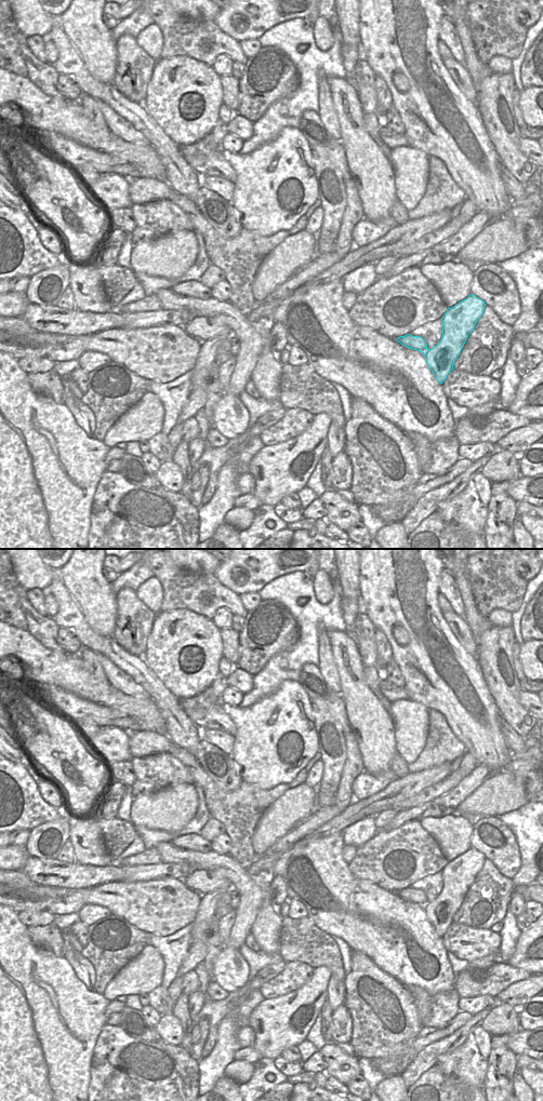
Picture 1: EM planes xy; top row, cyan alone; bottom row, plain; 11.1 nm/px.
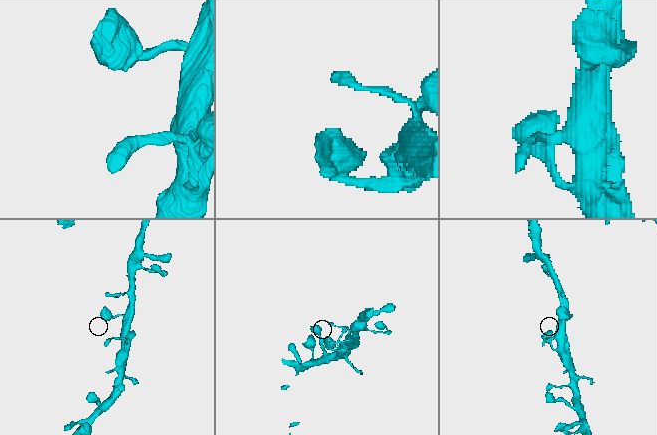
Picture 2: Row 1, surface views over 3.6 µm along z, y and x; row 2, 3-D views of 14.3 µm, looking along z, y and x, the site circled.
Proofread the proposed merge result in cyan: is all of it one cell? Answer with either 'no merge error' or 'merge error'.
no merge error

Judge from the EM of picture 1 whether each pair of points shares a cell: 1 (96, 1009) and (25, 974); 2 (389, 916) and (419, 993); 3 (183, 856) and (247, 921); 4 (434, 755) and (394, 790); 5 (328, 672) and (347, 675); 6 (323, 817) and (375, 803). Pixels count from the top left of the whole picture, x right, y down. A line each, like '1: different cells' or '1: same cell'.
1: same cell
2: different cells
3: same cell
4: different cells
5: different cells
6: different cells

